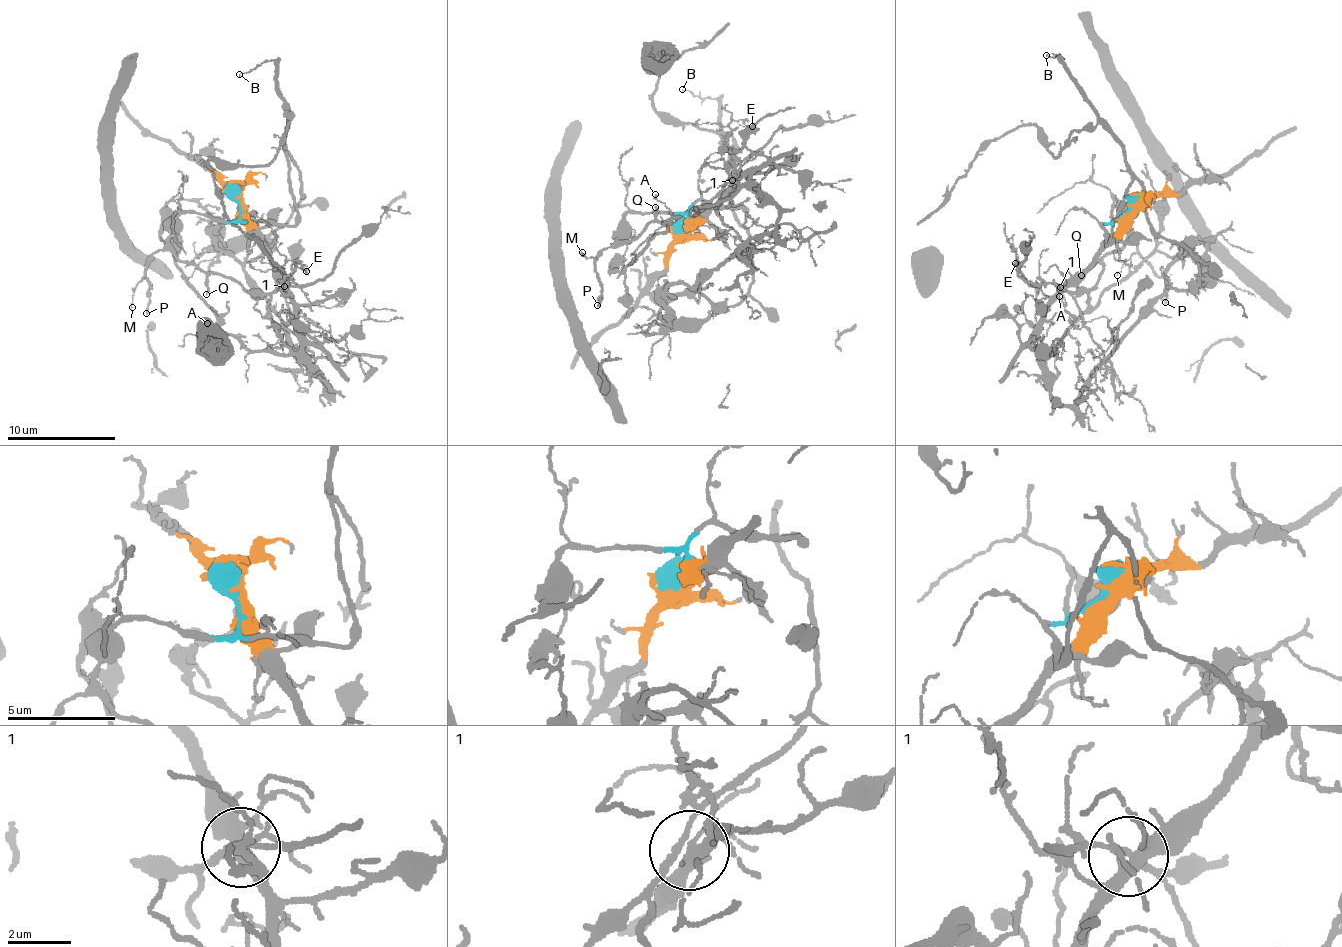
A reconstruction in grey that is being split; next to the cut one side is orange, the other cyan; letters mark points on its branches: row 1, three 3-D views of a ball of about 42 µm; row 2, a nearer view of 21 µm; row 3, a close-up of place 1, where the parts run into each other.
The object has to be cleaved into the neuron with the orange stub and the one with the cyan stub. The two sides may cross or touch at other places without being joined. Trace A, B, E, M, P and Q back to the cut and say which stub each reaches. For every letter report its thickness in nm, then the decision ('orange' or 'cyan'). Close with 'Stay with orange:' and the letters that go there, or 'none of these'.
A: calibre 110 nm; orange
B: calibre 70 nm; cyan
E: calibre 130 nm; orange
M: calibre 80 nm; cyan
P: calibre 140 nm; cyan
Q: calibre 140 nm; cyan
Stay with orange: A, E

